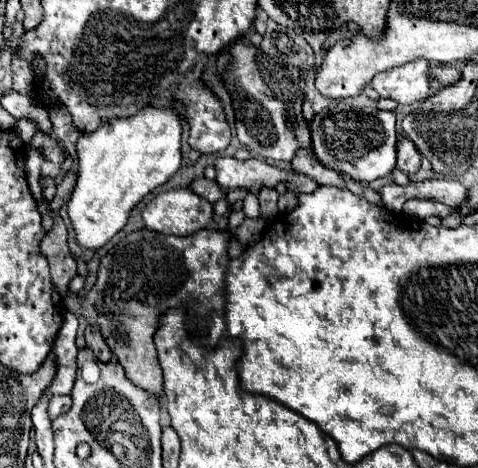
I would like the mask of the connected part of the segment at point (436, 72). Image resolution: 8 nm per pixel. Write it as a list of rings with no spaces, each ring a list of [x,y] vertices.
[[[432,68],[430,70],[430,74],[432,74],[432,78],[438,78],[444,86],[448,86],[448,84],[454,84],[456,80],[460,80],[460,72],[456,70],[456,68]]]

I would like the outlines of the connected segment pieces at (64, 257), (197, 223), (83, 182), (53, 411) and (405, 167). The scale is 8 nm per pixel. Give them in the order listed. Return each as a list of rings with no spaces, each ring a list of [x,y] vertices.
[[[60,216],[54,220],[52,230],[42,238],[40,250],[42,250],[44,258],[48,260],[52,284],[56,286],[56,290],[60,294],[66,294],[70,278],[76,276],[76,262],[70,254],[68,232],[66,232],[66,226],[64,226]]]
[[[166,190],[146,204],[142,210],[142,220],[144,226],[154,232],[186,236],[210,224],[212,204],[192,190]]]
[[[144,106],[130,118],[112,118],[96,132],[82,134],[76,148],[80,168],[68,214],[78,242],[86,248],[100,248],[122,230],[130,210],[180,168],[182,124],[174,108]]]
[[[54,396],[52,402],[50,402],[50,406],[48,406],[48,412],[50,412],[52,418],[56,418],[62,412],[68,412],[70,406],[72,406],[72,398],[70,396]]]
[[[400,138],[396,144],[396,154],[398,154],[398,164],[396,168],[402,172],[418,172],[420,168],[420,152],[408,138]]]

